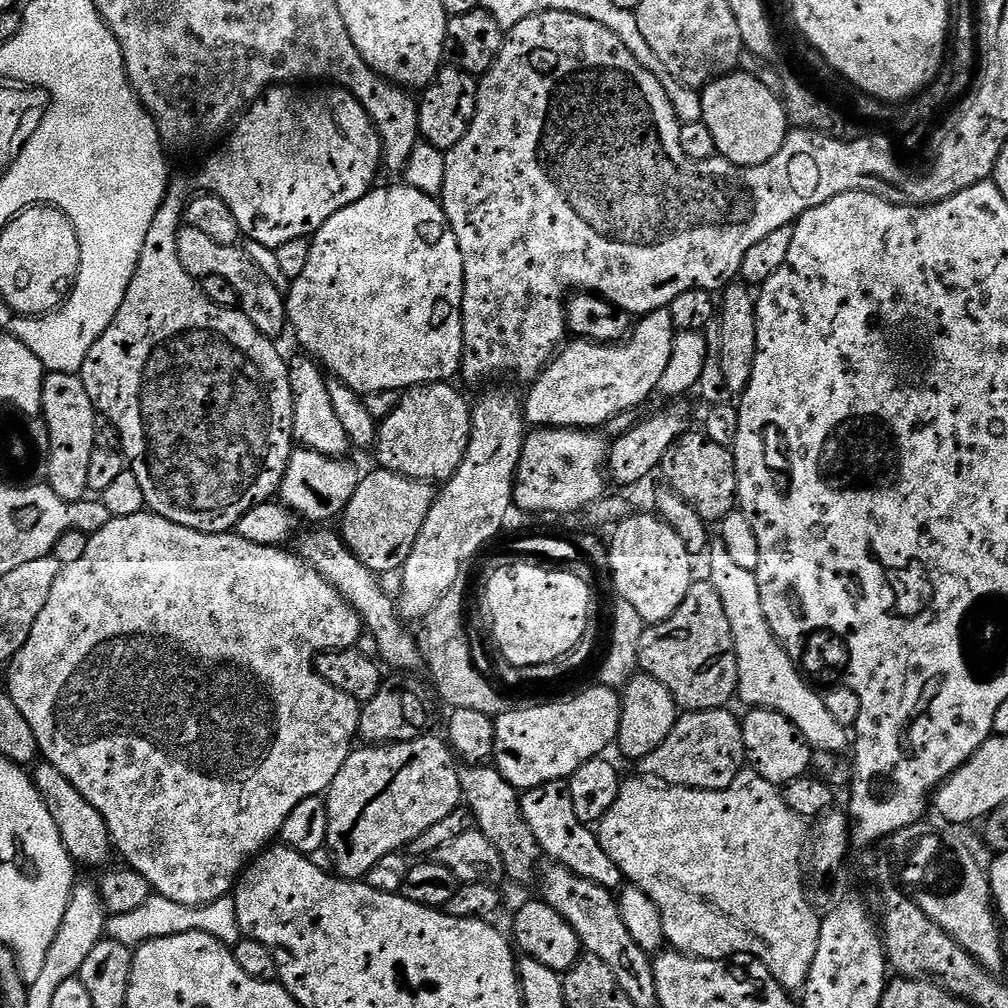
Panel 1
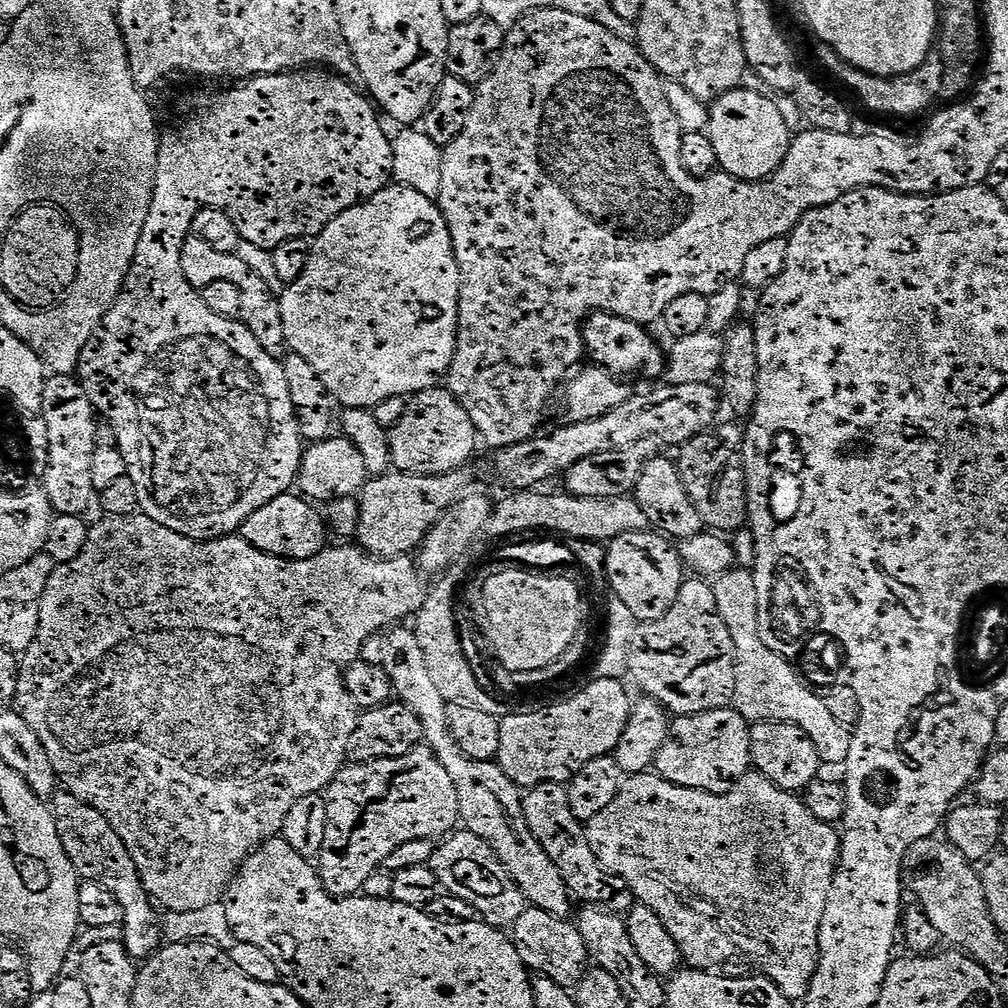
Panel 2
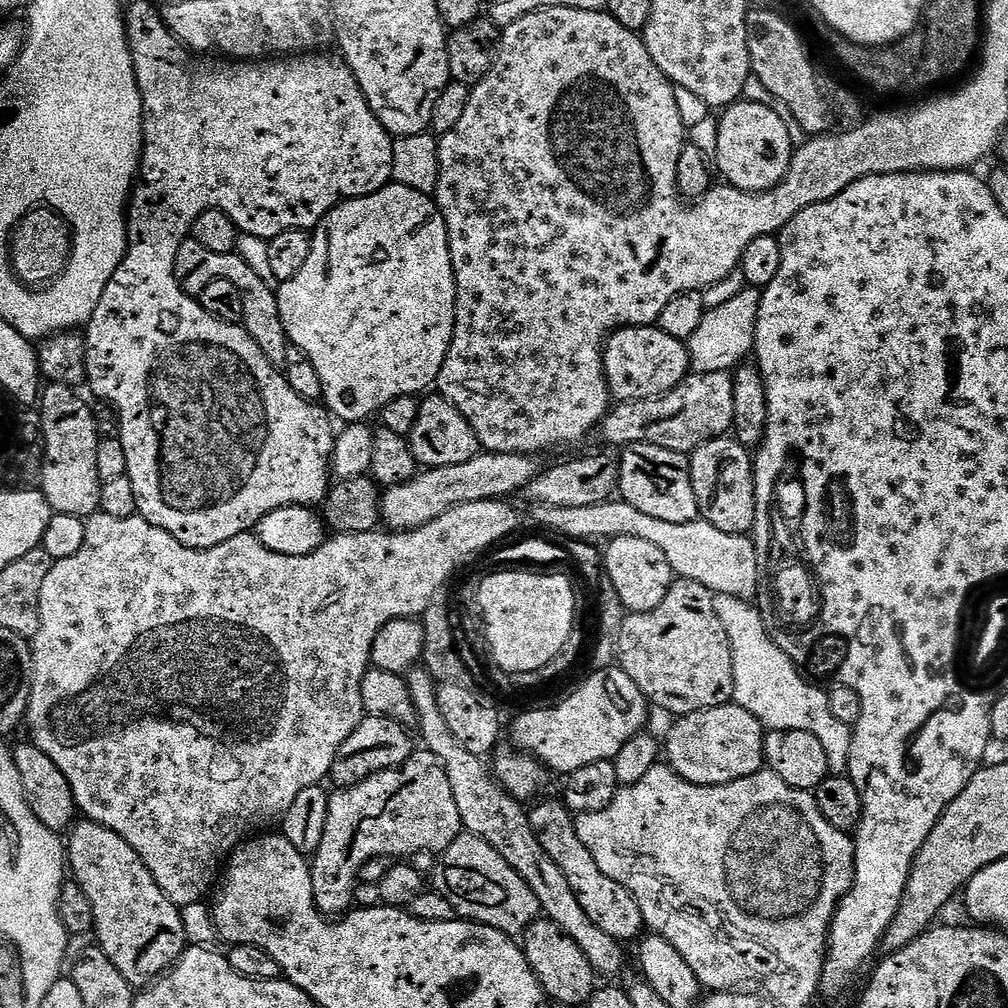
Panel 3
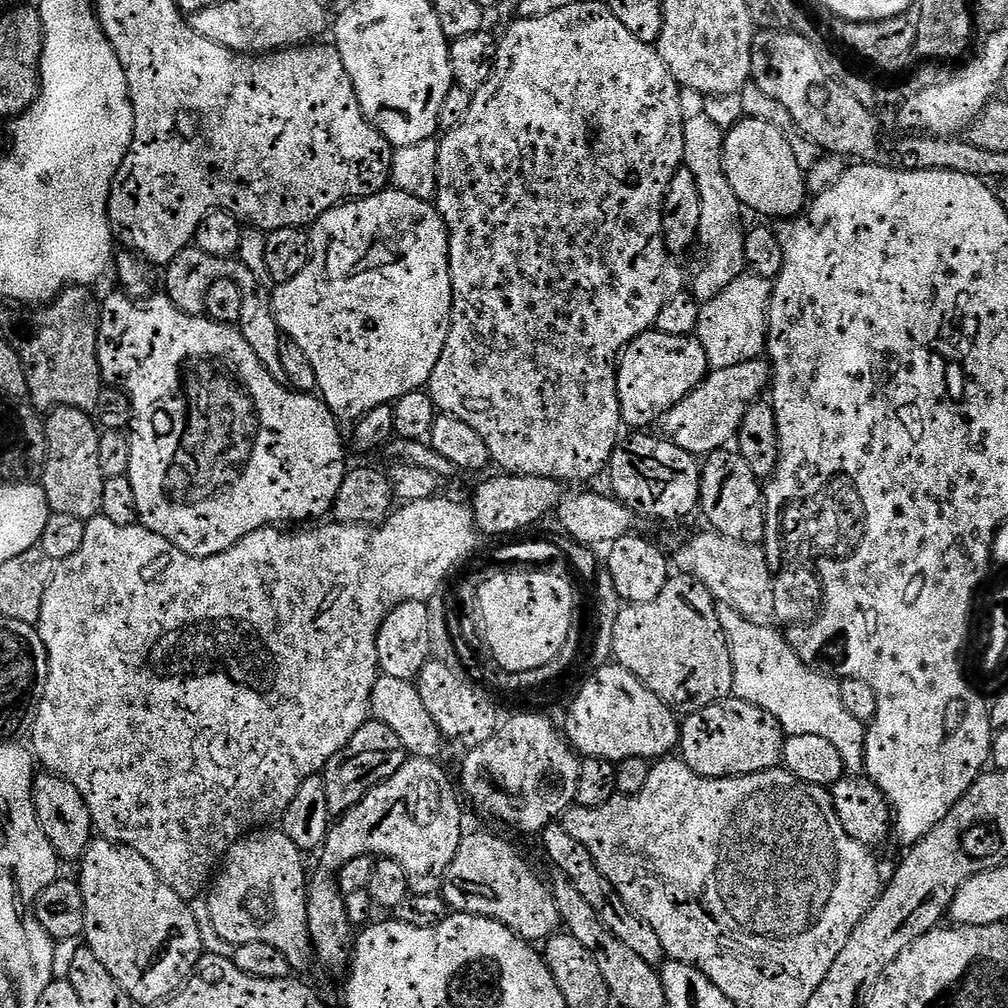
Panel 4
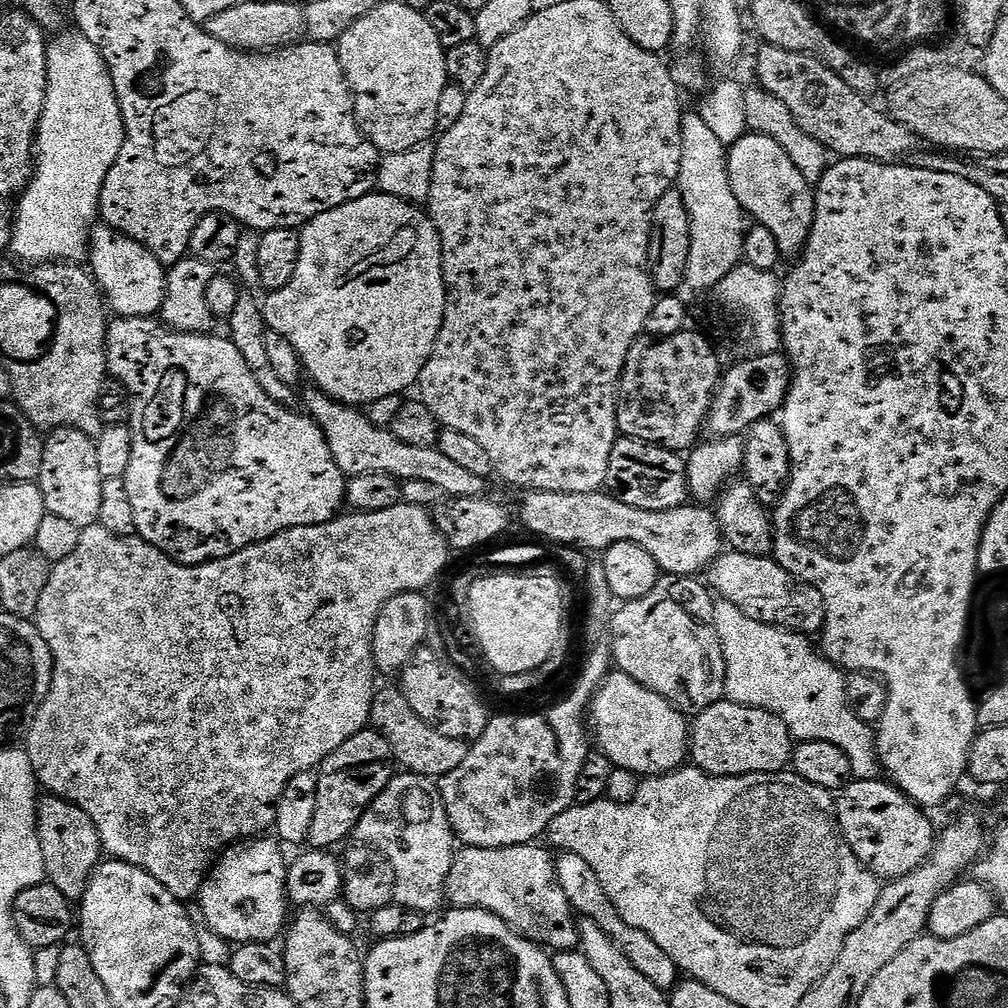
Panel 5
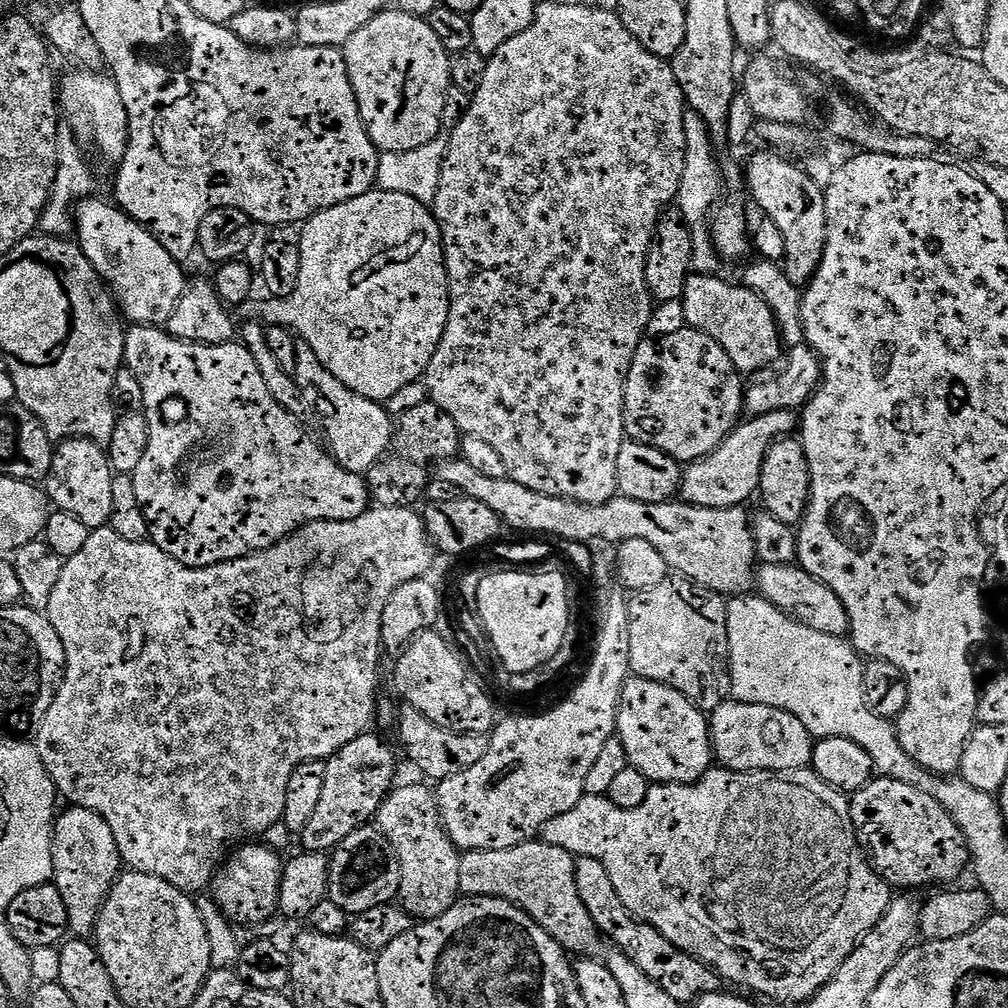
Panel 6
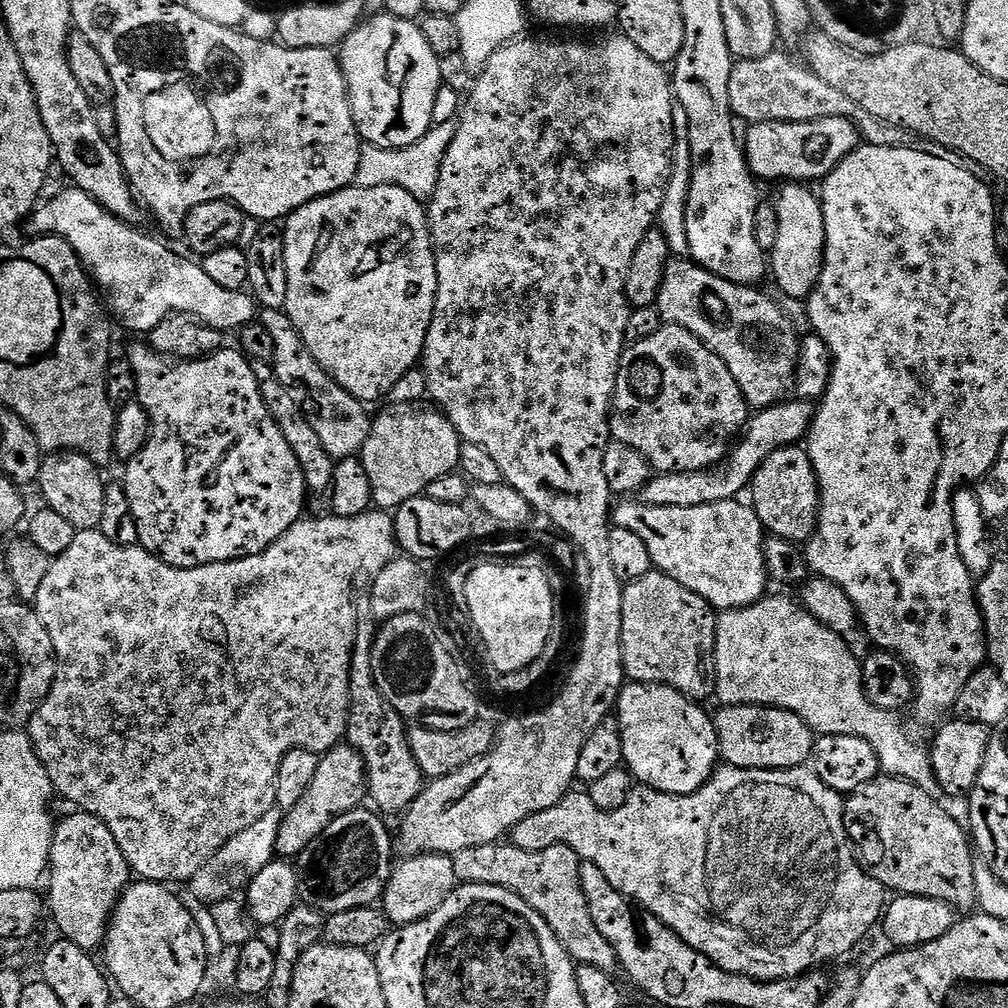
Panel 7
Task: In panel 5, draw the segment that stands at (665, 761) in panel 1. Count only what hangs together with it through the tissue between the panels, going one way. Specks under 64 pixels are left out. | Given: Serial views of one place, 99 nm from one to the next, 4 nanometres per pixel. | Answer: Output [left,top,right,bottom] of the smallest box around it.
[690,698,794,776]

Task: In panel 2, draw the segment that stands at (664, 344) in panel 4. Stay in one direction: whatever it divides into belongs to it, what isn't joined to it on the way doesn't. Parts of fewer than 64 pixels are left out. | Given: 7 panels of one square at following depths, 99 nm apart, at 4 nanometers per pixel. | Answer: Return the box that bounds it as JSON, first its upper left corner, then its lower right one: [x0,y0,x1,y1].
[584,312,666,380]

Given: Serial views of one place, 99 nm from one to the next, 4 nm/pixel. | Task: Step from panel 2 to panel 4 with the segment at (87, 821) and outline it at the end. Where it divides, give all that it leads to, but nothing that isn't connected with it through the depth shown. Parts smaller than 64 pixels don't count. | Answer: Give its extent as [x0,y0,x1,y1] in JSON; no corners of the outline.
[78,838,202,1005]

